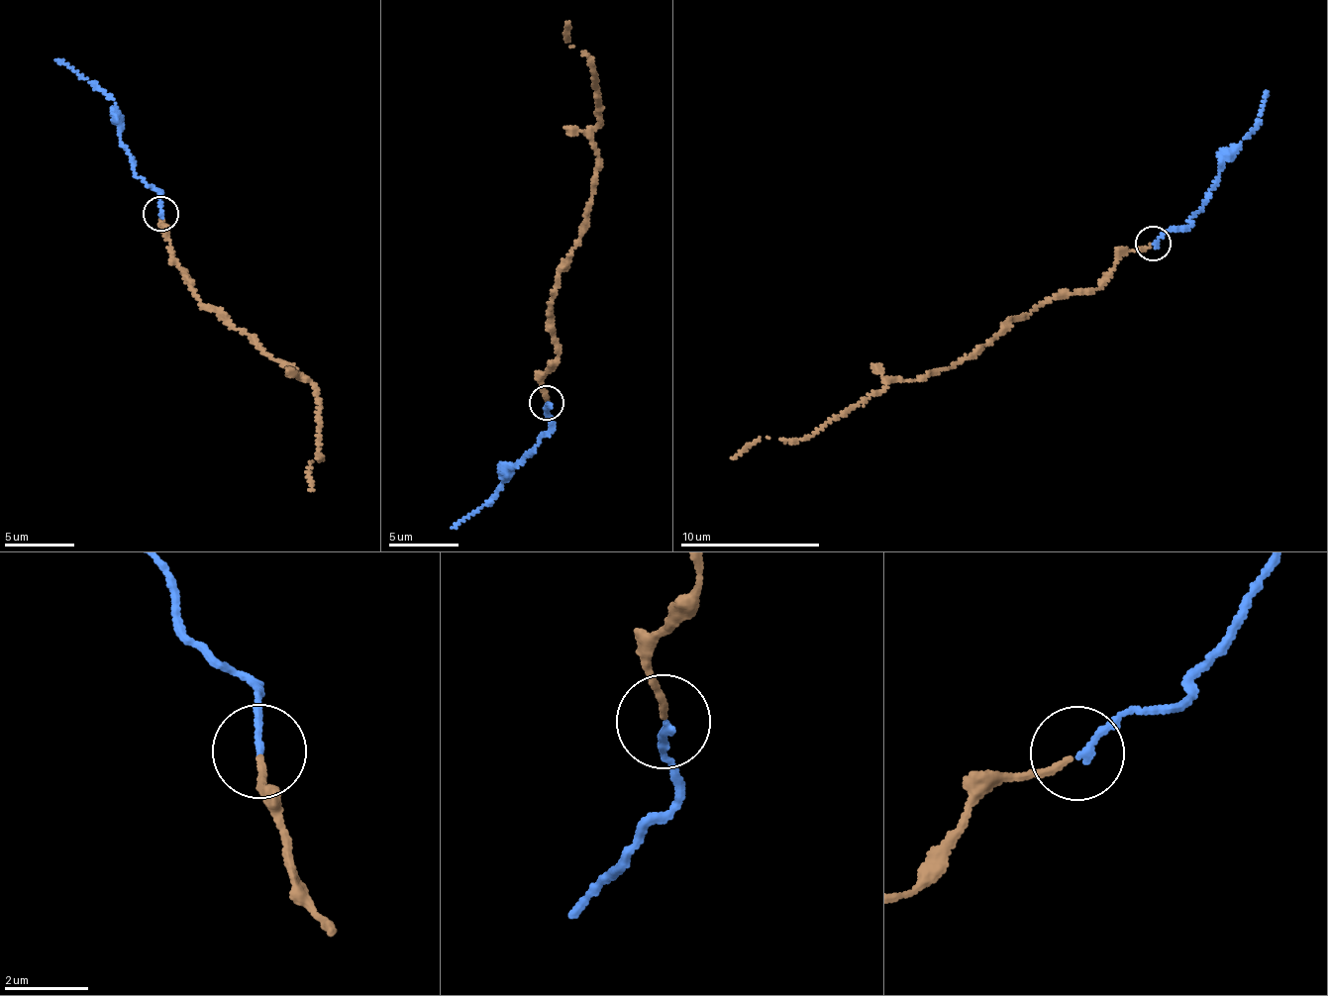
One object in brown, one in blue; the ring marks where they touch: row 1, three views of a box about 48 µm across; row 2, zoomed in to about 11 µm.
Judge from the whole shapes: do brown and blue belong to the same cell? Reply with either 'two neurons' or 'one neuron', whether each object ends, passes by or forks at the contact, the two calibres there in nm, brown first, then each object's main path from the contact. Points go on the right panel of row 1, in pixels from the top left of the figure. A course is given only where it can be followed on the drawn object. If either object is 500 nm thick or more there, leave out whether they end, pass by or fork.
one neuron; brown ends; blue ends; calibres 150 and 160 nm; course brown (1150, 244), (1127, 251), (1097, 289), (1006, 322), (958, 363), (884, 383), (808, 436), (760, 438), (732, 457); course blue (1153, 244), (1178, 227), (1190, 226), (1219, 173), (1219, 163), (1250, 138), (1266, 91)

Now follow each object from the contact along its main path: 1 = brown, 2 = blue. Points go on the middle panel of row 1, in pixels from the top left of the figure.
1: (546, 400), (541, 382), (559, 355), (560, 266), (580, 238), (599, 157), (591, 60), (567, 41), (566, 22)
2: (546, 404), (550, 433), (514, 466), (508, 464), (502, 489), (452, 528)

